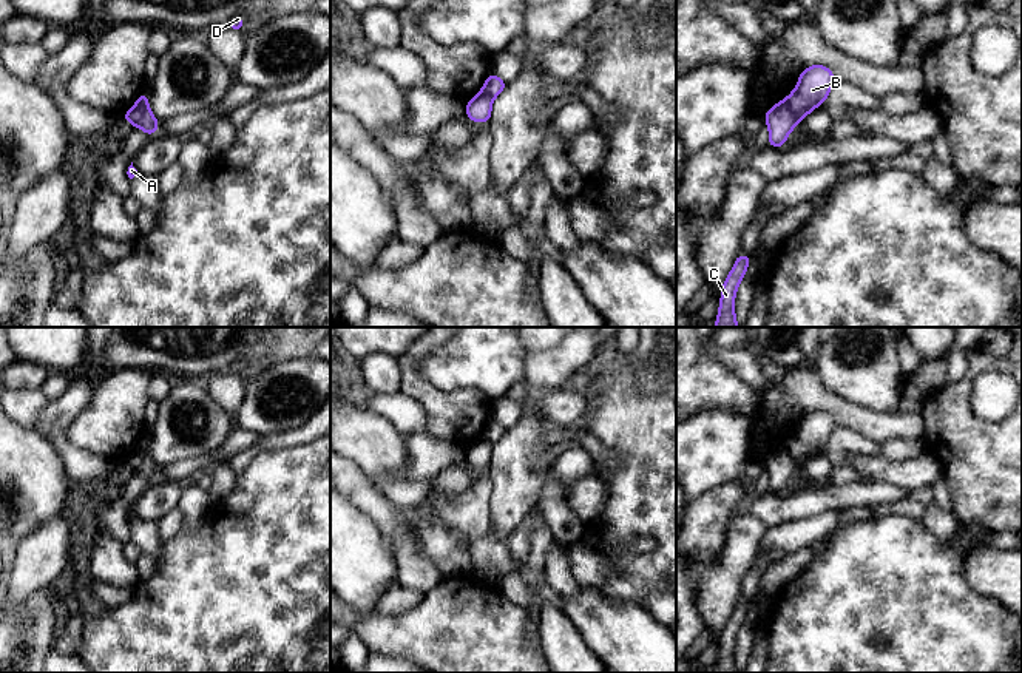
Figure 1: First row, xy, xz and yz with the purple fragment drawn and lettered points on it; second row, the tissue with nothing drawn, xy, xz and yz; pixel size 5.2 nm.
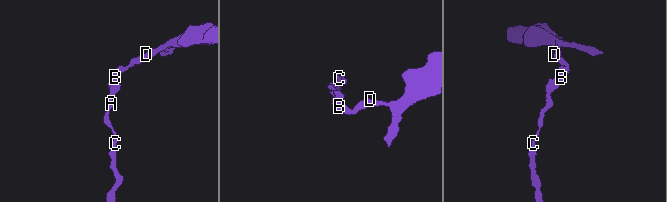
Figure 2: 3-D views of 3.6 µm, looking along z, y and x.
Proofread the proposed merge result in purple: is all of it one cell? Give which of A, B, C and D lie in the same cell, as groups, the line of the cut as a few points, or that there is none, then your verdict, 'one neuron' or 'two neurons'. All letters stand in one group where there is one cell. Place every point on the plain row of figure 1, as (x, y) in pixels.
groups A C / B D; cut yz (786, 445), (797, 466); two neurons

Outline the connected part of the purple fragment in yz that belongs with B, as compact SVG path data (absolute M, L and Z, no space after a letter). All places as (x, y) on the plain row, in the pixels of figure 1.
M823 411L807 412L798 423L797 434L787 441L789 452L797 468L827 446L835 428L834 418Z

